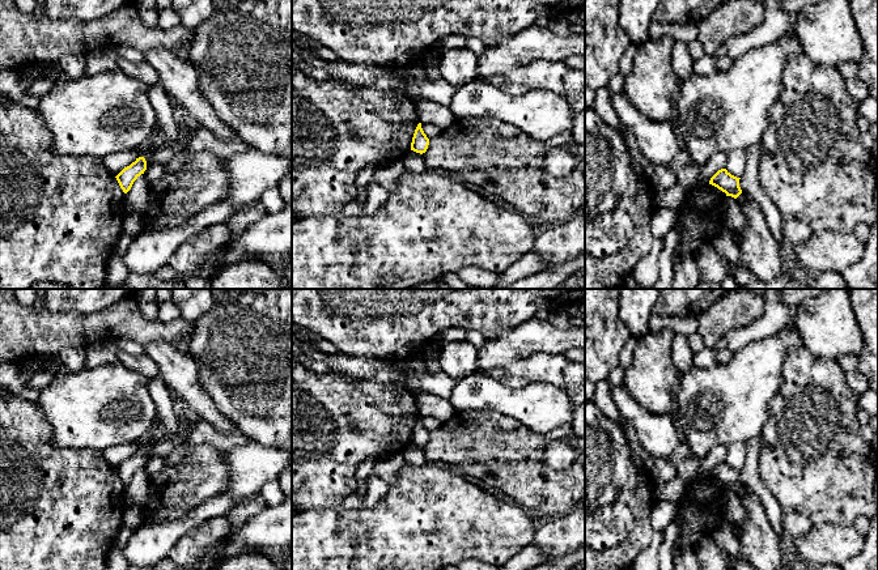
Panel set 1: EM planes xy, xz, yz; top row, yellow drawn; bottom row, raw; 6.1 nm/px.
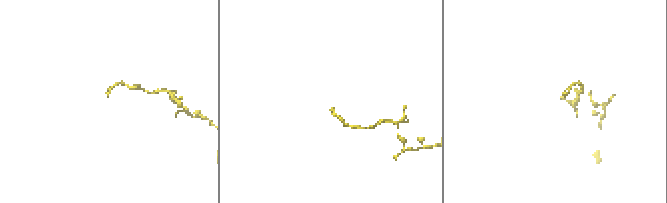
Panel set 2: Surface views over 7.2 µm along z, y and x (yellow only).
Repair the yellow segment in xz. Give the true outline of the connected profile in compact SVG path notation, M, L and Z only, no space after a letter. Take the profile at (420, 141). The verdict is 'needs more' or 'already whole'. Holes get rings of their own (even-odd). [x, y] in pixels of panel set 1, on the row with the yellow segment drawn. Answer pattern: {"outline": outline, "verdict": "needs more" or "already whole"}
{"outline": "M419 123L412 137L411 150L423 154L427 152L428 145L429 139L427 137L427 135L421 128L421 123Z", "verdict": "already whole"}

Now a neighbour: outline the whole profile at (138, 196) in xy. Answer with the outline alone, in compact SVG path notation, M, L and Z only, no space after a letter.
M141 174L126 193L126 201L136 208L139 213L145 213L149 208L149 187L145 175Z

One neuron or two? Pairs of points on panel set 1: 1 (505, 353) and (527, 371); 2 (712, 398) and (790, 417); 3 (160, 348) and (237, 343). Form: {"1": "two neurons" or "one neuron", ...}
{"1": "two neurons", "2": "two neurons", "3": "two neurons"}

